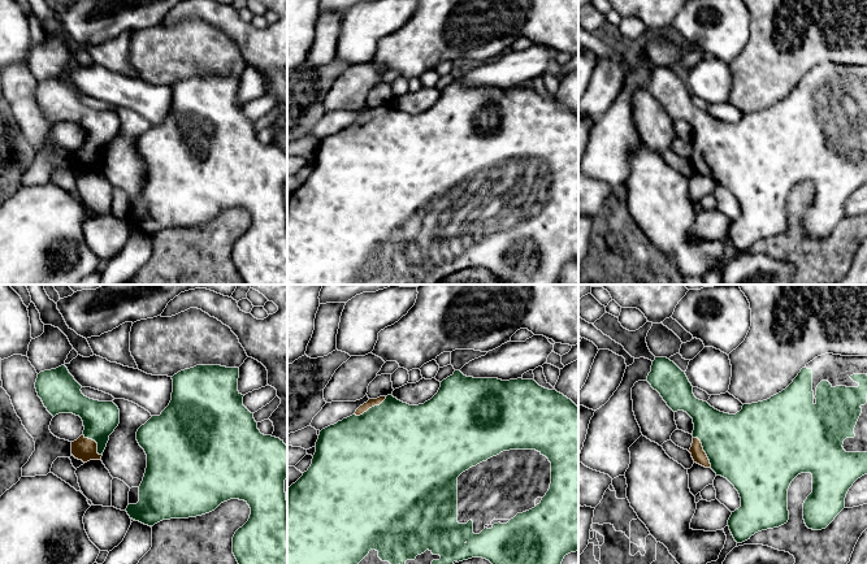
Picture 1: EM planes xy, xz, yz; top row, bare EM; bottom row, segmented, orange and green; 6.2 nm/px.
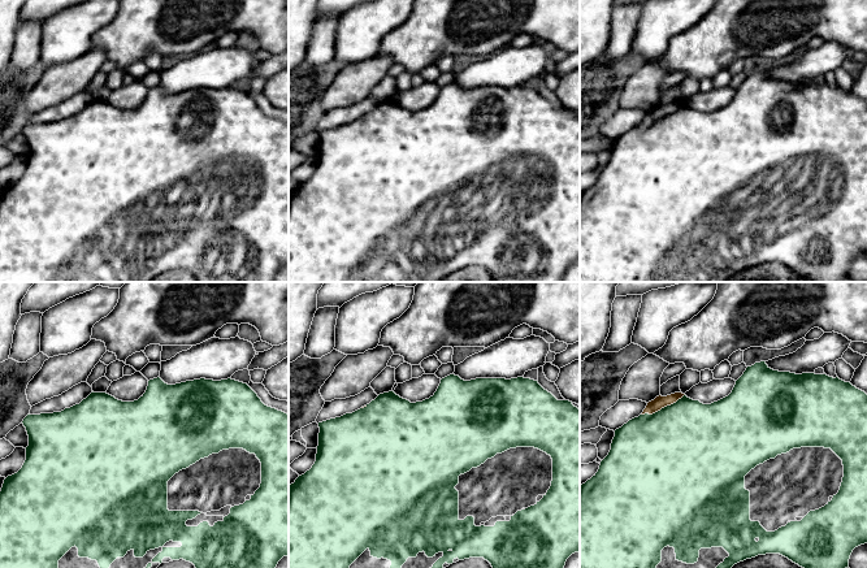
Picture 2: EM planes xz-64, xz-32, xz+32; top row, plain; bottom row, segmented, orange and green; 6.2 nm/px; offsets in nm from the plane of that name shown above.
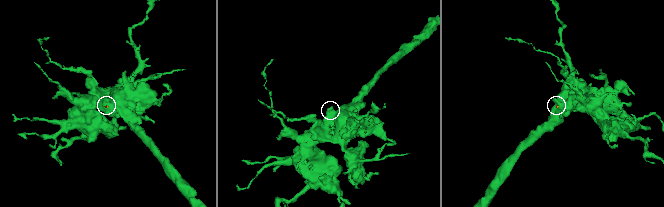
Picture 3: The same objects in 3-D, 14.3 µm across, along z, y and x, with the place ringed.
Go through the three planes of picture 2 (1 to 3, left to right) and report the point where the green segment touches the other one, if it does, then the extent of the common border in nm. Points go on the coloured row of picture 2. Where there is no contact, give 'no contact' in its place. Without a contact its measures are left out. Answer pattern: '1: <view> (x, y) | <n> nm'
1: no contact
2: xz-32 (364, 406) | 40 nm
3: xz+32 (662, 407) | 300 nm

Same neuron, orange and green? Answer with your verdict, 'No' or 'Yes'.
Yes

